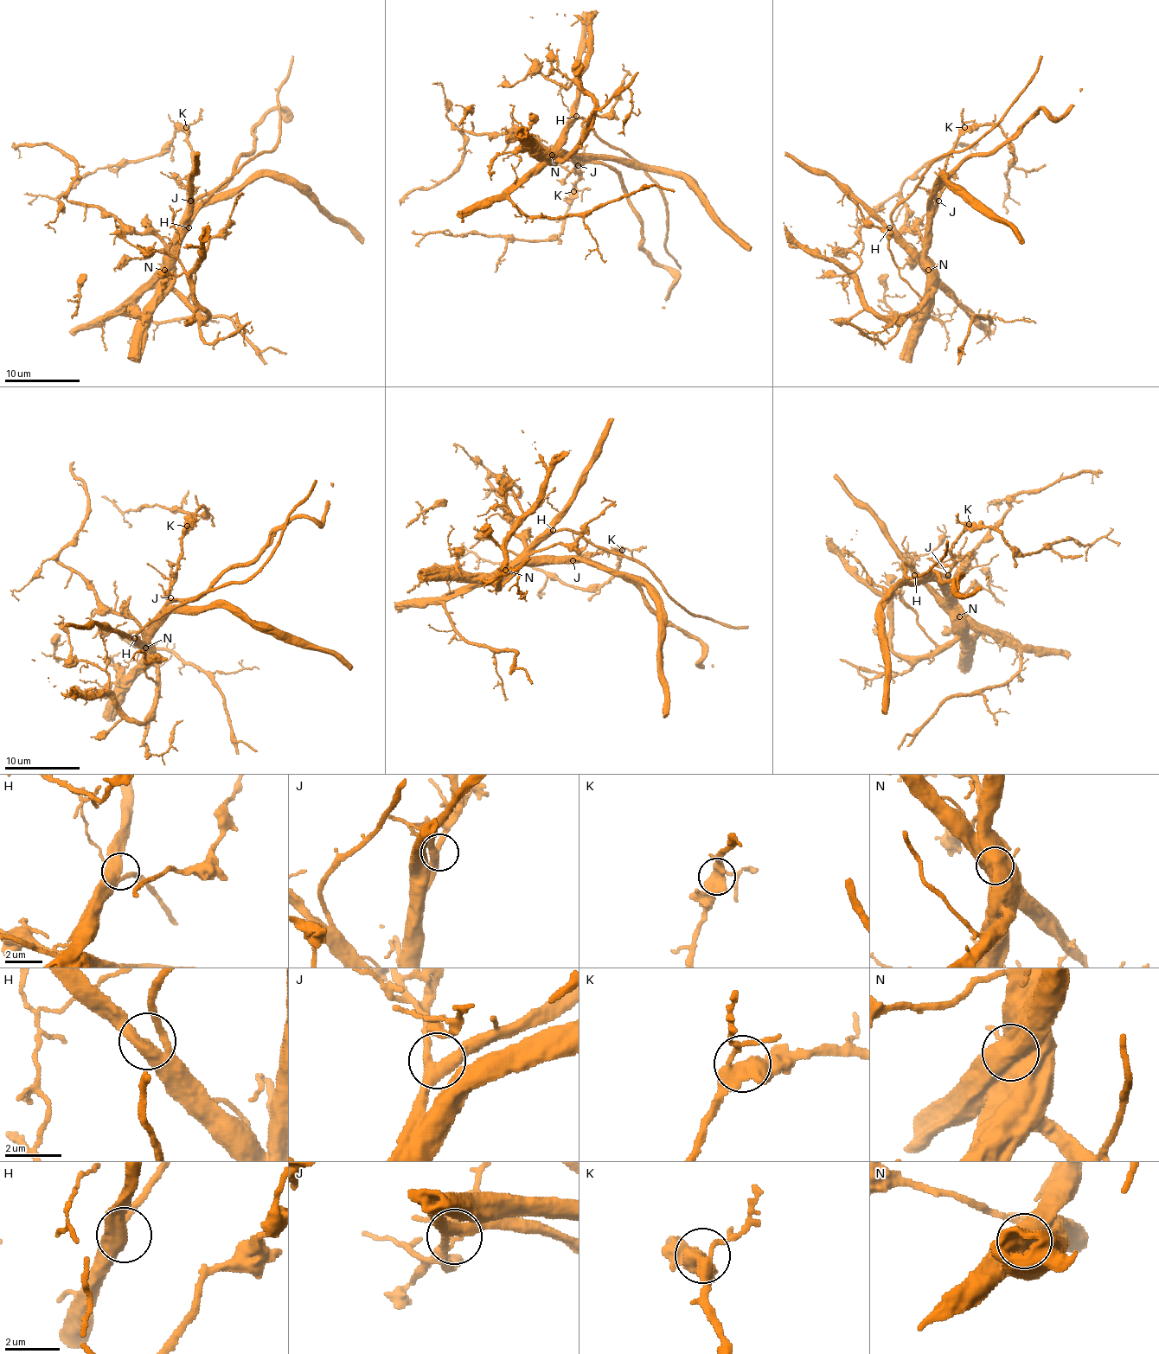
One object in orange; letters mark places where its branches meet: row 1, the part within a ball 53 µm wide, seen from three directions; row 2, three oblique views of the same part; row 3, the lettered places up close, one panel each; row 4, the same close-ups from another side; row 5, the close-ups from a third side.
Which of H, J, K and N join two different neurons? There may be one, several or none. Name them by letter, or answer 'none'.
N

